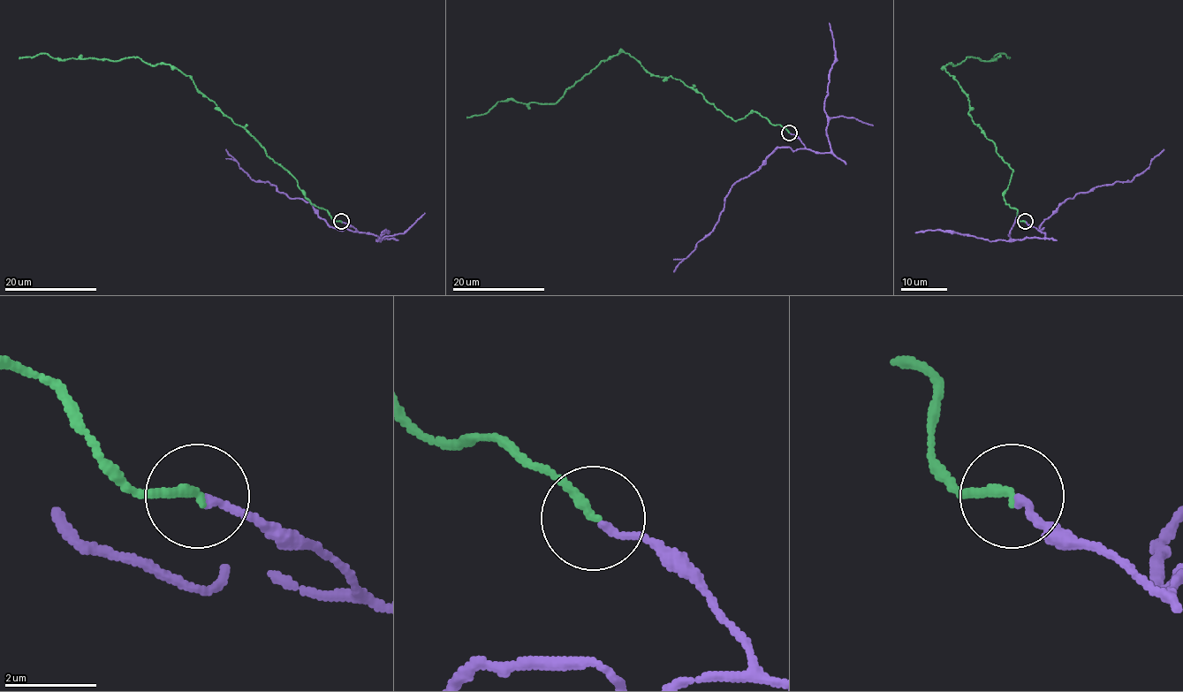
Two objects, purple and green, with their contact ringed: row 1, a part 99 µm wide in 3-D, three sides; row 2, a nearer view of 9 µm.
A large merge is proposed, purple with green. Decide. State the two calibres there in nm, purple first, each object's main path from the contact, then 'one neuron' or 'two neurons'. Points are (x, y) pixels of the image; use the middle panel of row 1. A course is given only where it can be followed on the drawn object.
calibres 160 and 200 nm; course purple (789, 133), (800, 140), (803, 148), (777, 148), (755, 171), (740, 178), (725, 197), (717, 223), (674, 271); course green (789, 133), (754, 110), (732, 120), (682, 80), (650, 75), (623, 52), (555, 102), (506, 99), (467, 117); one neuron

